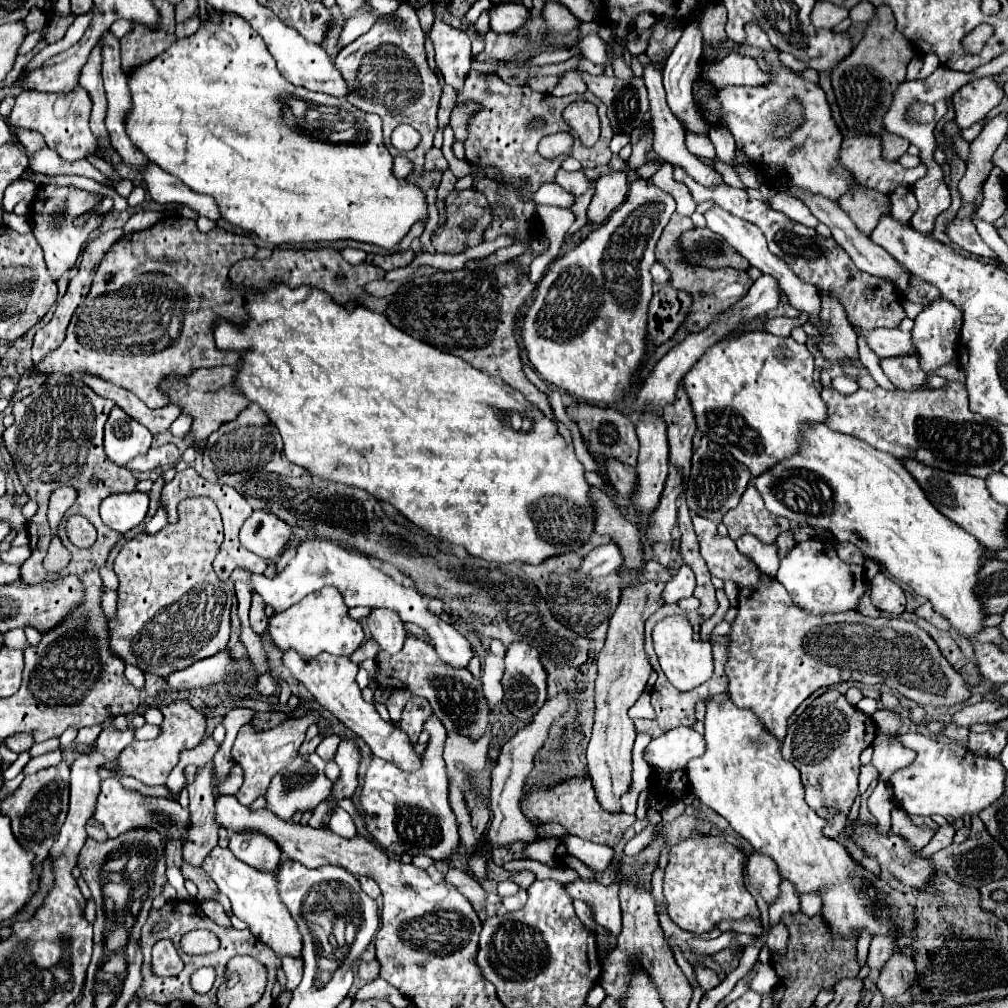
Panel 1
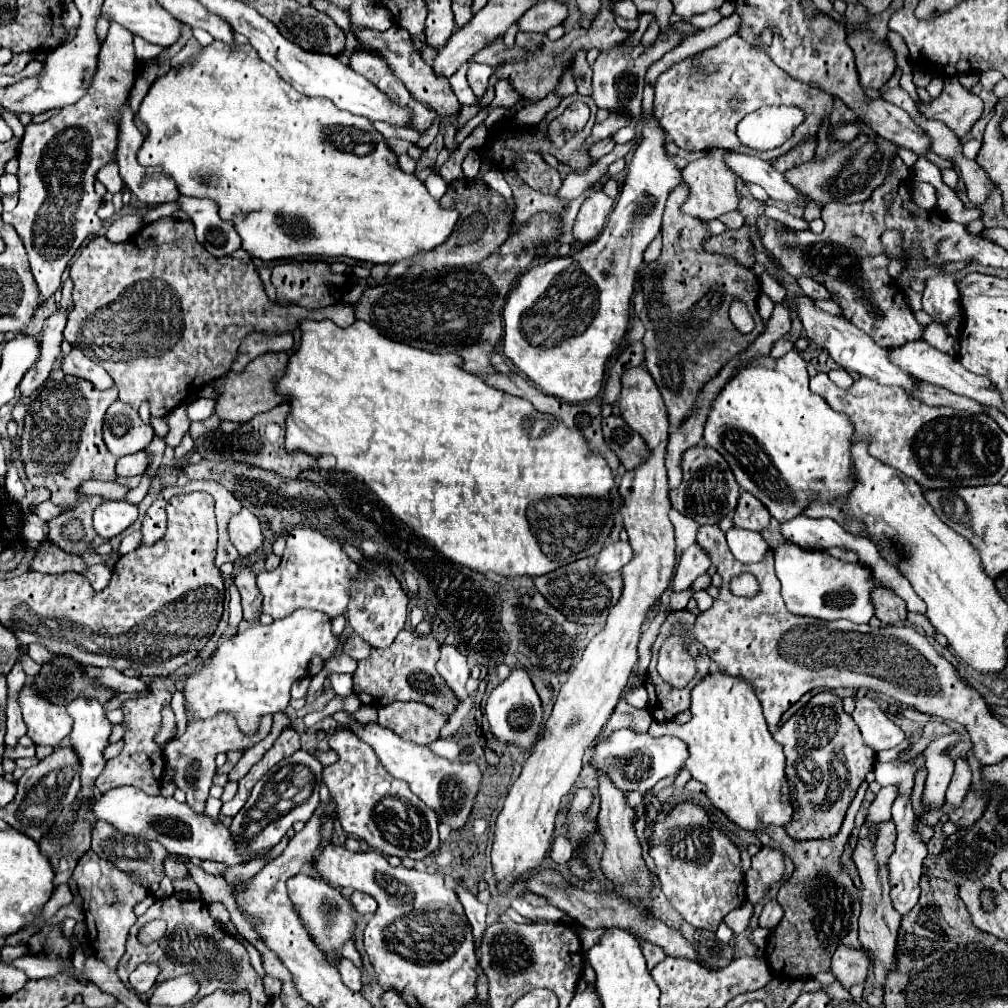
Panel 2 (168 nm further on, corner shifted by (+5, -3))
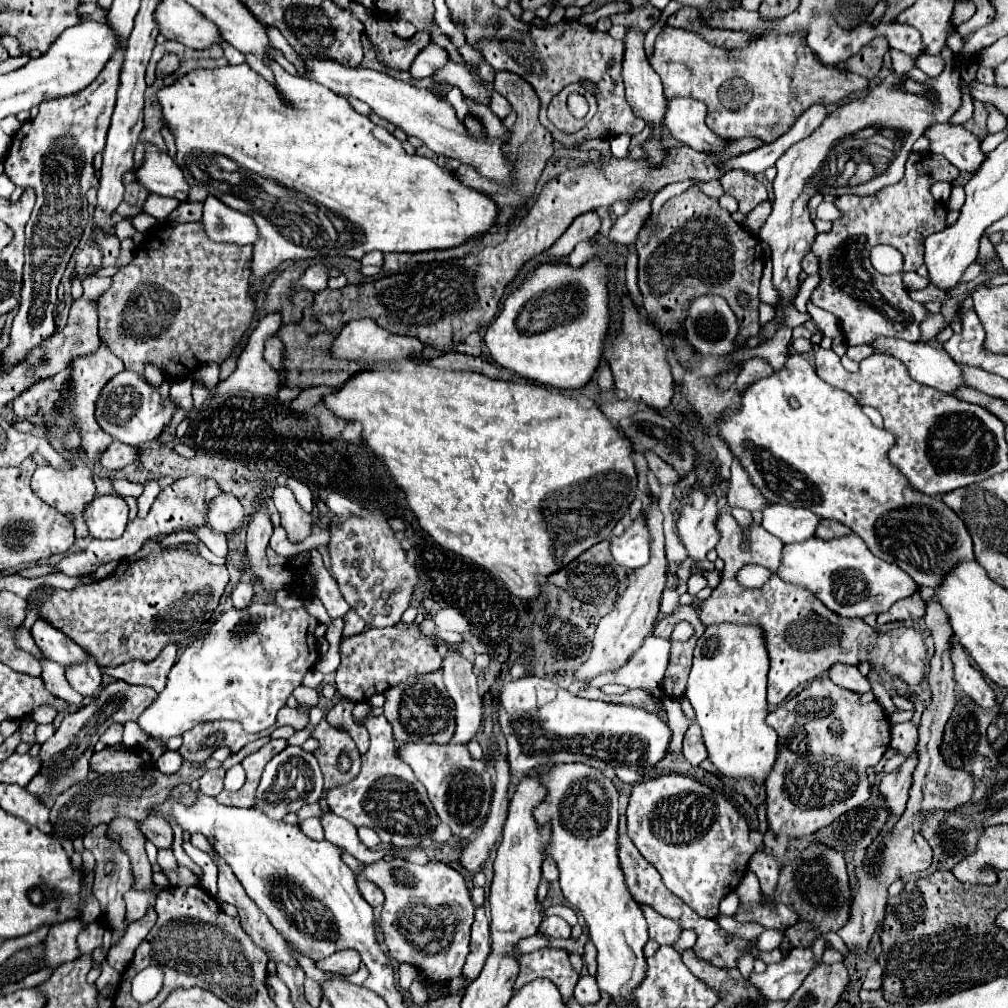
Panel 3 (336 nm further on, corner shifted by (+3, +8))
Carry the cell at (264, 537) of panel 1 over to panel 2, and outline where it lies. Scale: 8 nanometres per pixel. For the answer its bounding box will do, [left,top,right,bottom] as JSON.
[229,508,265,556]

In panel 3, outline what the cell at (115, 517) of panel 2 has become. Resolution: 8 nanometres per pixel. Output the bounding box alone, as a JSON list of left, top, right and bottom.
[87,495,129,539]

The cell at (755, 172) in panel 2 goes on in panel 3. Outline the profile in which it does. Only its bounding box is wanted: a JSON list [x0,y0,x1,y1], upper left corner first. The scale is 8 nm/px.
[663,97,725,151]

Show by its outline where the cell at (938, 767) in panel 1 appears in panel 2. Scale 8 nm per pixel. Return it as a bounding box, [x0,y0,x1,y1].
[875,754,927,794]

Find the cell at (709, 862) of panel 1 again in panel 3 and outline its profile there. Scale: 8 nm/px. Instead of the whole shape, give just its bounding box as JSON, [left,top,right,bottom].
[627,773,755,919]

